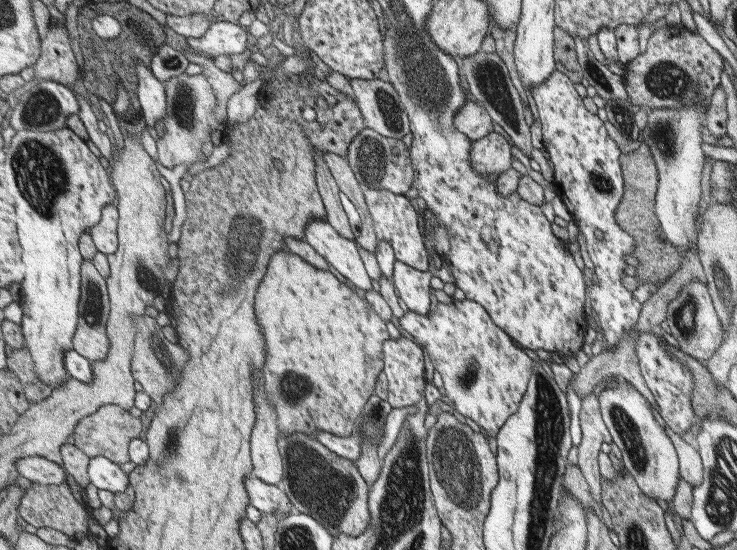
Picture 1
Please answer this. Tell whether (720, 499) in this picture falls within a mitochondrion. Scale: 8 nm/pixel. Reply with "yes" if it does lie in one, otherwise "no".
yes

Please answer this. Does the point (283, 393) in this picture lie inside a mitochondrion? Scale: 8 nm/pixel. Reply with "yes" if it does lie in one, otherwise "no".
yes

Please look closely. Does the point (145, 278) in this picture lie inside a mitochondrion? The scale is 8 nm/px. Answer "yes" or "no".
yes

